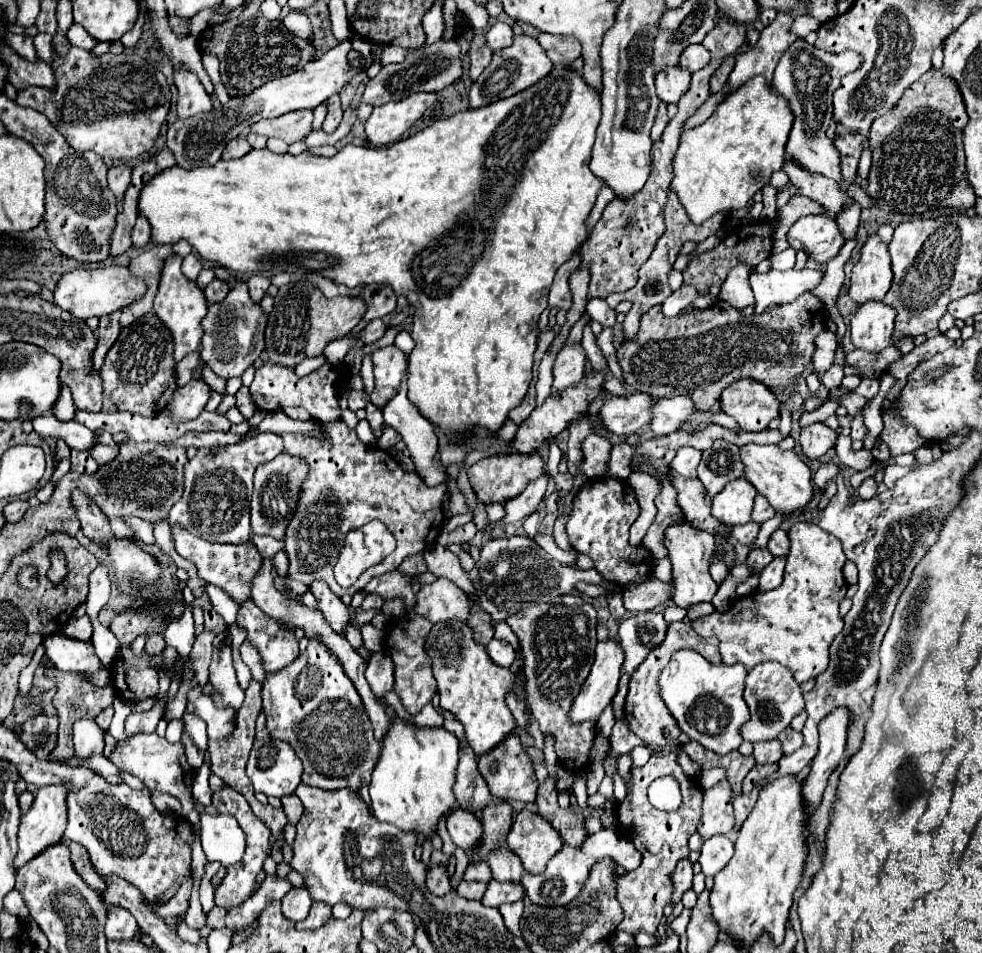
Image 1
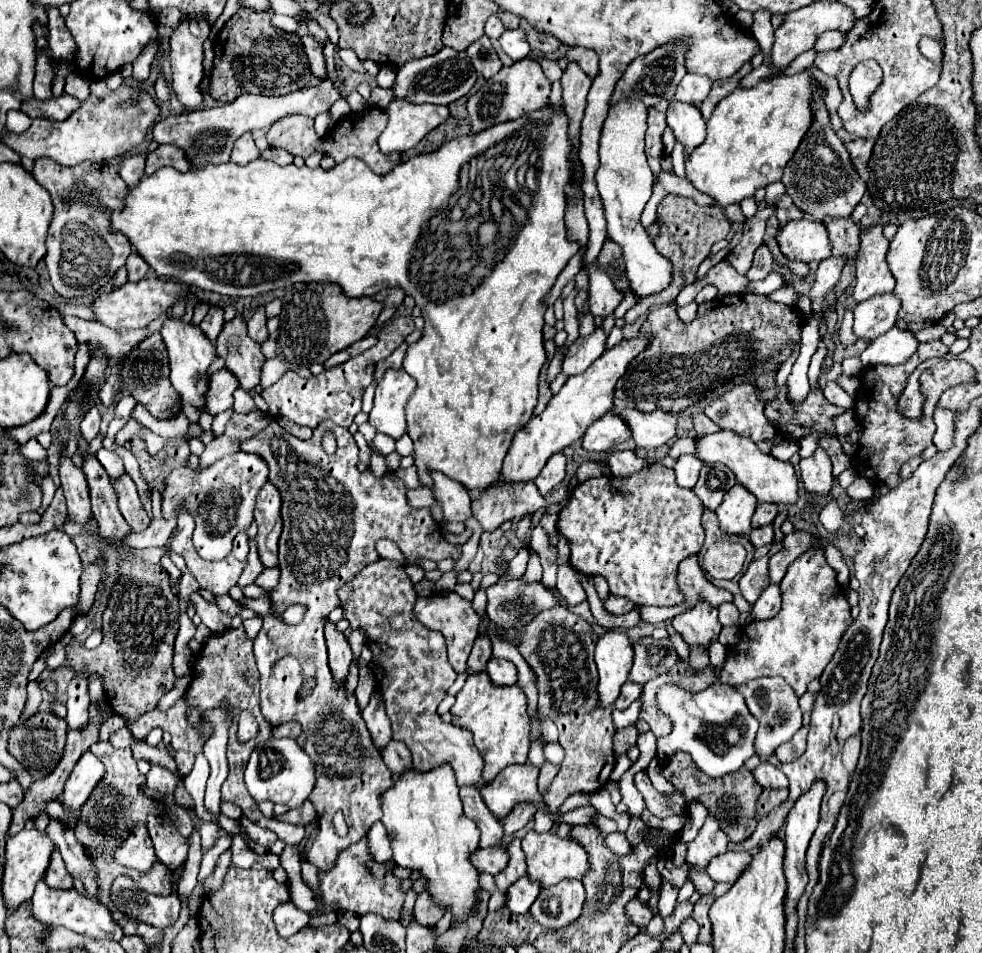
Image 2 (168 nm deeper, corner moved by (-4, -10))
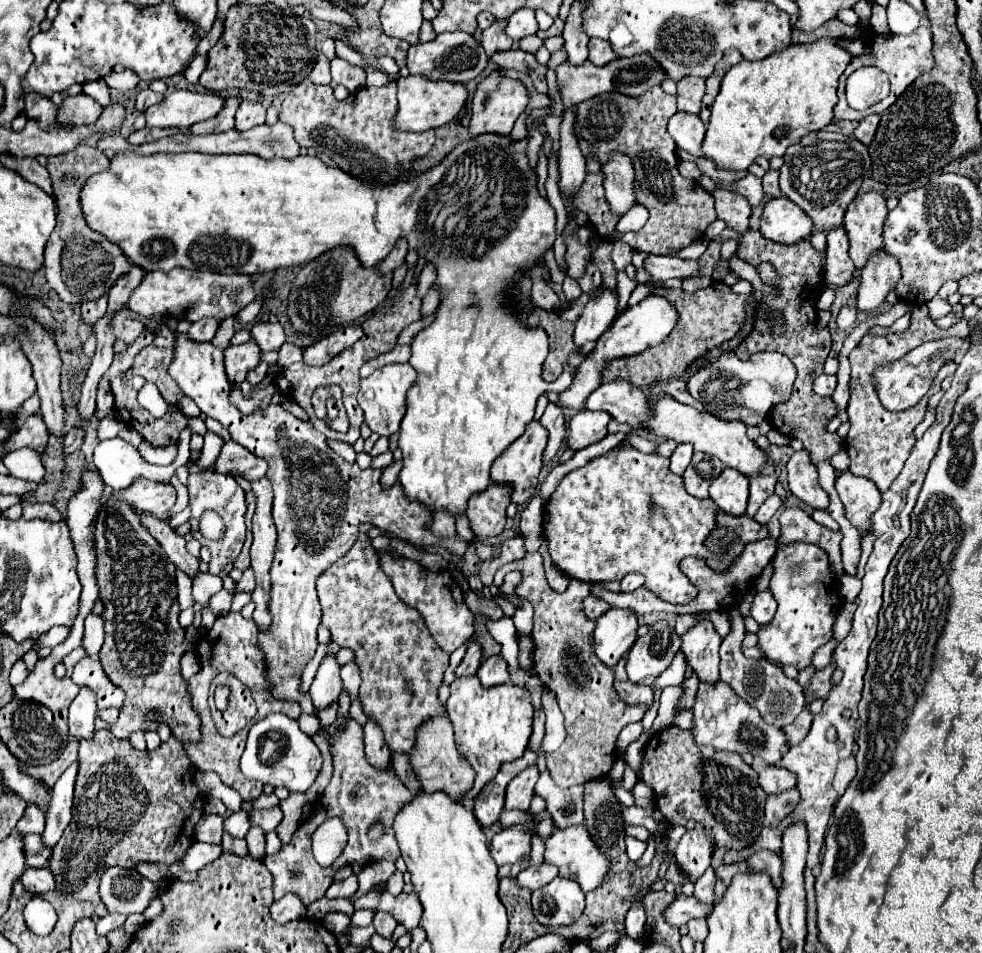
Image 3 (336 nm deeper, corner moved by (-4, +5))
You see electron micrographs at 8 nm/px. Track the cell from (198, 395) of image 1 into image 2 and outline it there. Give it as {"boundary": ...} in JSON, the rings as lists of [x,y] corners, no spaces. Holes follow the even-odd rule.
{"boundary":[[[222,368],[216,374],[212,374],[210,388],[206,390],[204,412],[216,416],[216,414],[228,410],[232,406],[232,394],[236,388],[238,388],[238,380],[228,370]]]}

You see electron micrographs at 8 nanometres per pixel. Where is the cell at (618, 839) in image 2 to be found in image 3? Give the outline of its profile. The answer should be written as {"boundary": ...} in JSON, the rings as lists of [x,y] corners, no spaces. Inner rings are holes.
{"boundary":[[[626,837],[626,849],[628,849],[628,857],[632,861],[638,861],[642,857],[642,853],[646,851],[646,843],[642,843],[634,837]]]}

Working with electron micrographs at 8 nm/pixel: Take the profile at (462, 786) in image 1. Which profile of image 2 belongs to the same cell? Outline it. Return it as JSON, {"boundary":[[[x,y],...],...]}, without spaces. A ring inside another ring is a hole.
{"boundary":[[[378,560],[358,572],[352,582],[338,588],[338,596],[350,626],[364,626],[366,630],[366,644],[374,654],[370,670],[392,722],[392,738],[402,740],[410,748],[414,768],[430,770],[442,762],[450,762],[460,788],[476,786],[482,780],[484,760],[474,748],[474,738],[454,724],[444,724],[436,714],[438,704],[458,674],[446,658],[442,634],[426,628],[414,616],[414,600],[418,596],[404,568],[392,560]]]}

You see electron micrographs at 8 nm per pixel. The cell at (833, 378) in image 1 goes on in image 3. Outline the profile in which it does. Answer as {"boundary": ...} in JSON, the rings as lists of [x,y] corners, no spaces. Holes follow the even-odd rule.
{"boundary":[[[822,373],[822,375],[814,381],[812,389],[814,389],[814,393],[820,395],[820,397],[830,397],[830,395],[834,393],[834,389],[836,389],[836,375],[824,375],[824,373]]]}

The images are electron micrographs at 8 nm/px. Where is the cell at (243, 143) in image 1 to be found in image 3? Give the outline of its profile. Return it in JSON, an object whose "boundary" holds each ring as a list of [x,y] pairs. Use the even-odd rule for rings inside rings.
{"boundary":[[[242,101],[236,113],[236,129],[238,131],[246,131],[252,129],[254,125],[262,125],[266,121],[266,109],[260,103],[252,103],[252,101]]]}

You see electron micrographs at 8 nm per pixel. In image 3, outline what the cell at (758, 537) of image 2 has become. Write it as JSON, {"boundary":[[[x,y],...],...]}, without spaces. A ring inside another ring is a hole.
{"boundary":[[[776,493],[774,495],[770,495],[766,501],[764,501],[764,505],[756,511],[756,515],[754,515],[754,519],[758,521],[758,523],[762,523],[762,525],[766,525],[768,523],[768,519],[780,509],[780,505],[782,505],[784,501],[782,501],[782,497],[778,497]]]}

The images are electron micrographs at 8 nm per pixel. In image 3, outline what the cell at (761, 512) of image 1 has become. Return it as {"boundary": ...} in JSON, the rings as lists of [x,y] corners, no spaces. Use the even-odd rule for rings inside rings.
{"boundary":[[[760,473],[758,477],[750,477],[750,499],[748,499],[748,509],[746,515],[754,517],[754,513],[758,511],[758,507],[774,493],[774,485],[776,485],[776,475],[764,475]]]}

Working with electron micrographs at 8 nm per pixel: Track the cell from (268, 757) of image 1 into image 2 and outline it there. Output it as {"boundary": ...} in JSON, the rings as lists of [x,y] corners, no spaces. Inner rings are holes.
{"boundary":[[[292,738],[266,740],[254,748],[244,772],[244,782],[250,796],[256,802],[268,800],[274,804],[284,804],[288,808],[298,808],[314,788],[314,764],[308,758],[308,754],[296,744],[296,740]],[[268,764],[270,764],[270,776],[268,776]]]}

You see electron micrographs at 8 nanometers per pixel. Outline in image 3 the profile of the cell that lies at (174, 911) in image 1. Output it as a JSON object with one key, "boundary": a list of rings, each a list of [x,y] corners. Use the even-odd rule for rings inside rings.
{"boundary":[[[246,811],[232,813],[224,821],[224,830],[228,831],[234,837],[245,838],[248,829],[250,829],[250,815]]]}

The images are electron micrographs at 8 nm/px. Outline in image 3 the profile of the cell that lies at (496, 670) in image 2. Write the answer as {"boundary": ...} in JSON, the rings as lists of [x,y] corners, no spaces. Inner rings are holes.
{"boundary":[[[494,655],[494,657],[488,657],[480,669],[478,669],[478,679],[484,687],[494,687],[494,685],[504,685],[508,683],[508,671],[506,671],[506,661],[502,659],[502,655]]]}

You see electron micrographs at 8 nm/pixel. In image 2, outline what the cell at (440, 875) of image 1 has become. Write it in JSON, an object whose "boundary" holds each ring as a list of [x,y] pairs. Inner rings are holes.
{"boundary":[[[428,892],[418,894],[416,906],[414,906],[414,918],[424,924],[424,926],[434,926],[440,918],[444,916],[442,908],[438,908],[438,904],[434,904],[434,900],[430,900]]]}

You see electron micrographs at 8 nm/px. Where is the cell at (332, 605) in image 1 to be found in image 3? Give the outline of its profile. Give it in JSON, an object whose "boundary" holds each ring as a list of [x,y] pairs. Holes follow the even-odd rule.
{"boundary":[[[328,655],[320,667],[318,673],[314,677],[314,683],[310,687],[310,697],[312,703],[316,707],[316,713],[330,707],[332,703],[336,703],[340,699],[342,693],[342,681],[340,681],[340,665],[336,663],[334,655]]]}

